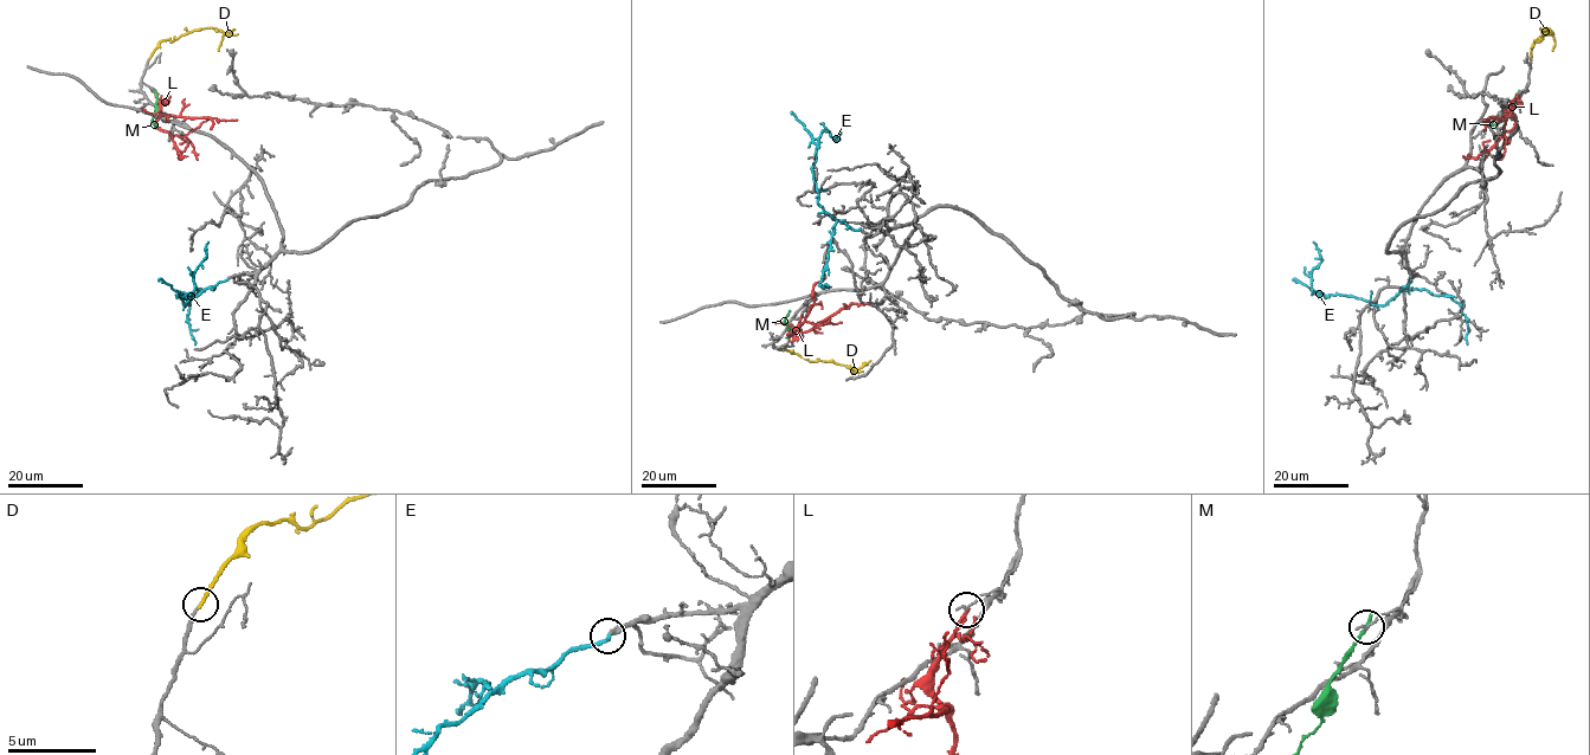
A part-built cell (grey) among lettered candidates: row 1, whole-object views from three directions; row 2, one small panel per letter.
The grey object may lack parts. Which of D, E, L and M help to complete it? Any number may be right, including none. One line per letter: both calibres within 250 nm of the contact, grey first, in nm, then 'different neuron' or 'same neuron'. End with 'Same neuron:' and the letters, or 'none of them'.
D: 140/190 nm | same neuron
E: 320/280 nm | same neuron
L: 130/280 nm | different neuron
M: 140/260 nm | different neuron
Same neuron: D, E

